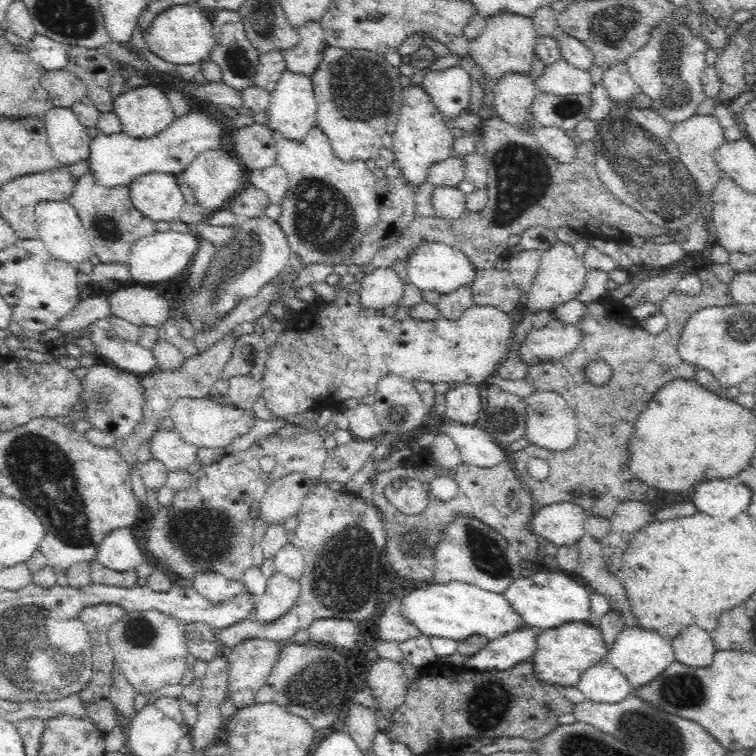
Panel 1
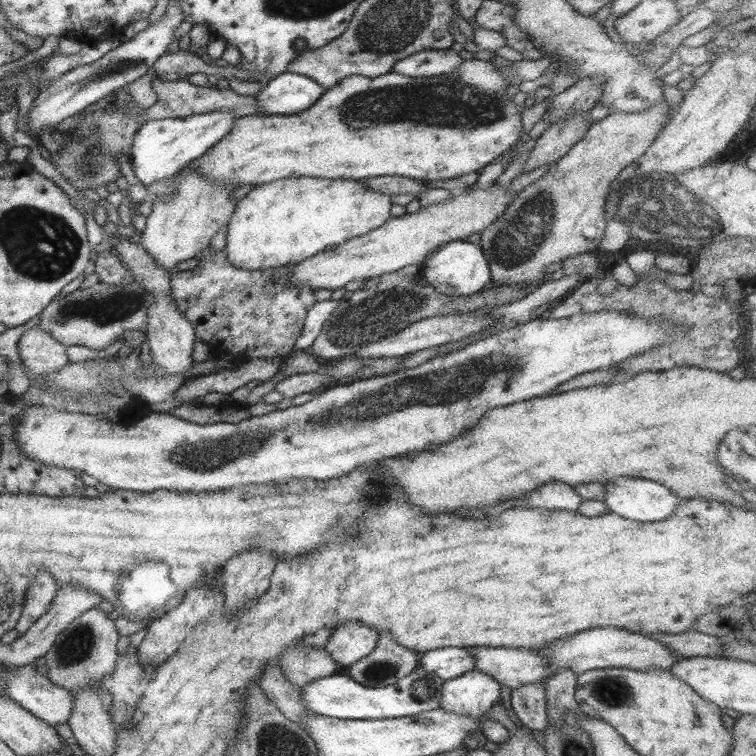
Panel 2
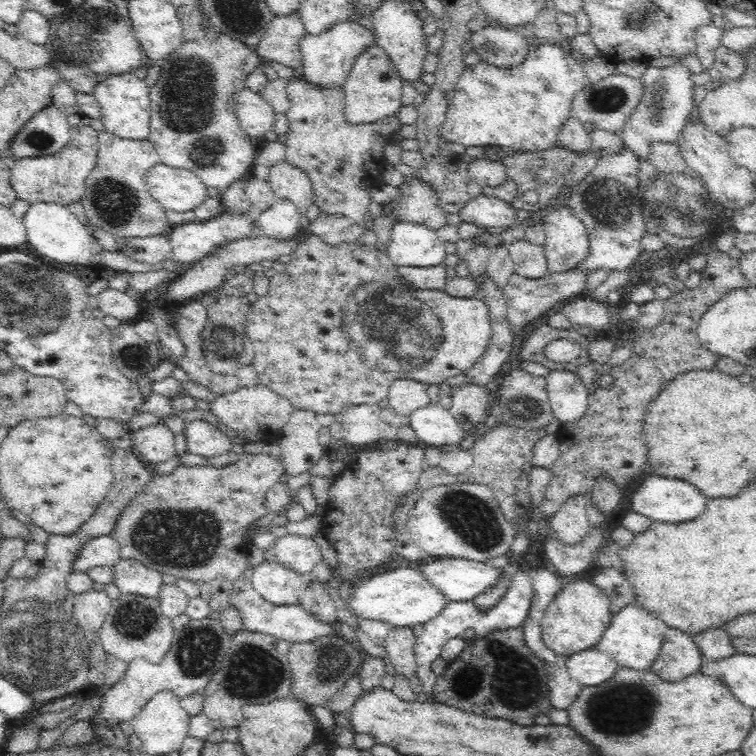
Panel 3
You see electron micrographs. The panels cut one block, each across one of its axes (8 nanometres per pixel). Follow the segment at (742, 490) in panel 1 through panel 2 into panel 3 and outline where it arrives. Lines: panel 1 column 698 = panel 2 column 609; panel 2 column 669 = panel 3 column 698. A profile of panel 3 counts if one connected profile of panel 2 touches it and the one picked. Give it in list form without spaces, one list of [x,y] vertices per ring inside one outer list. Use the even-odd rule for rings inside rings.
[[[647,473],[641,478],[641,481],[634,486],[630,498],[630,507],[632,512],[641,516],[646,516],[651,521],[660,521],[663,523],[682,523],[688,520],[694,520],[705,512],[706,496],[700,493],[700,490],[694,488],[692,484],[684,482],[677,478],[668,478]]]

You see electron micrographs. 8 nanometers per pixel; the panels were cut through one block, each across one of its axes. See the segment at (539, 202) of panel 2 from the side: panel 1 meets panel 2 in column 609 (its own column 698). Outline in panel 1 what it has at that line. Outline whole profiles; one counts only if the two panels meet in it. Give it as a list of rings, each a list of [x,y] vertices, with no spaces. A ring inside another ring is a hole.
[[[695,114],[688,120],[672,125],[670,138],[677,147],[679,159],[686,167],[687,173],[694,179],[699,196],[703,199],[703,202],[710,203],[712,190],[716,188],[718,180],[723,176],[716,161],[713,160],[714,151],[726,141],[722,132],[722,125],[718,123],[718,119],[714,115]]]

